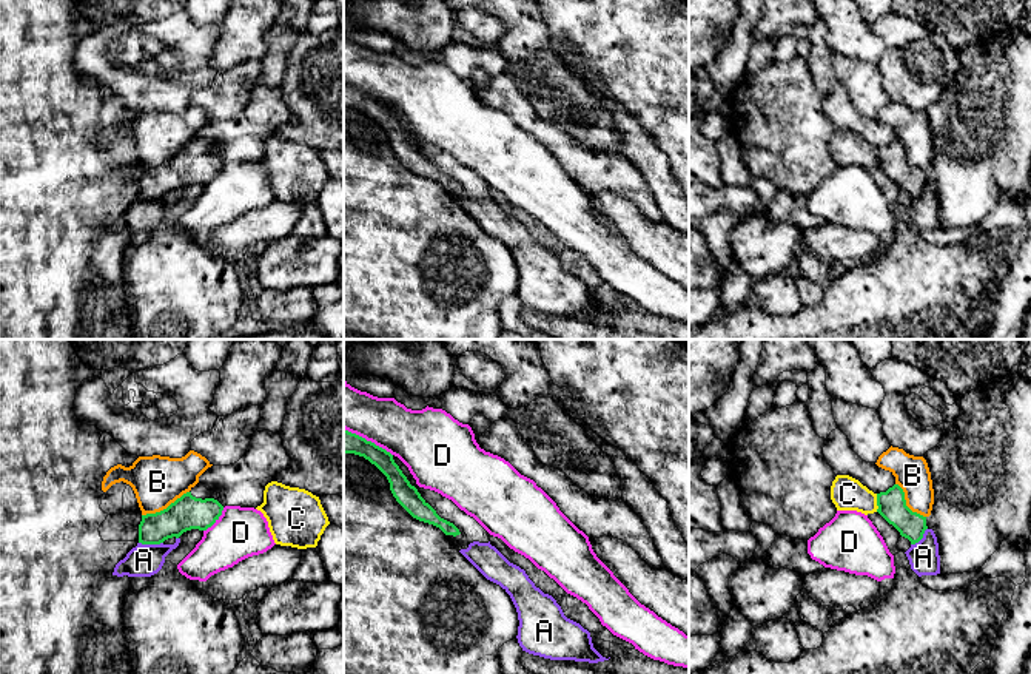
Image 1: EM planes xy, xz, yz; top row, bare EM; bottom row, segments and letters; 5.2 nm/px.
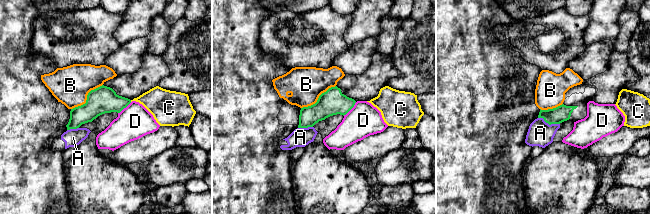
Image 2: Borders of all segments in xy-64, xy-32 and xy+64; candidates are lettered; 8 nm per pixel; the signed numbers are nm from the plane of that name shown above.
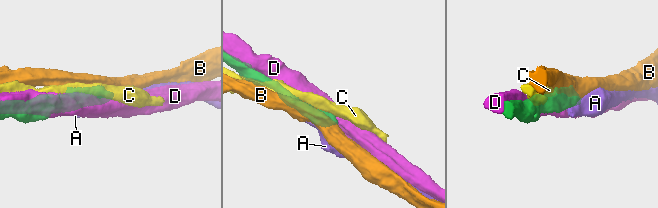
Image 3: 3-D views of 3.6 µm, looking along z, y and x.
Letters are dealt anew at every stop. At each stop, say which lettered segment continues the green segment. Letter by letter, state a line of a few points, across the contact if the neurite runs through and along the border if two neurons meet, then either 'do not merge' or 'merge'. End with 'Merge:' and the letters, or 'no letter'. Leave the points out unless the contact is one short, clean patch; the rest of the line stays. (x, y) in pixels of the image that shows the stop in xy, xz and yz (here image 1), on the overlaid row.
A: line xy (139, 542), (162, 543); do not merge
B: do not merge
C: do not merge
D: do not merge
Merge: no letter

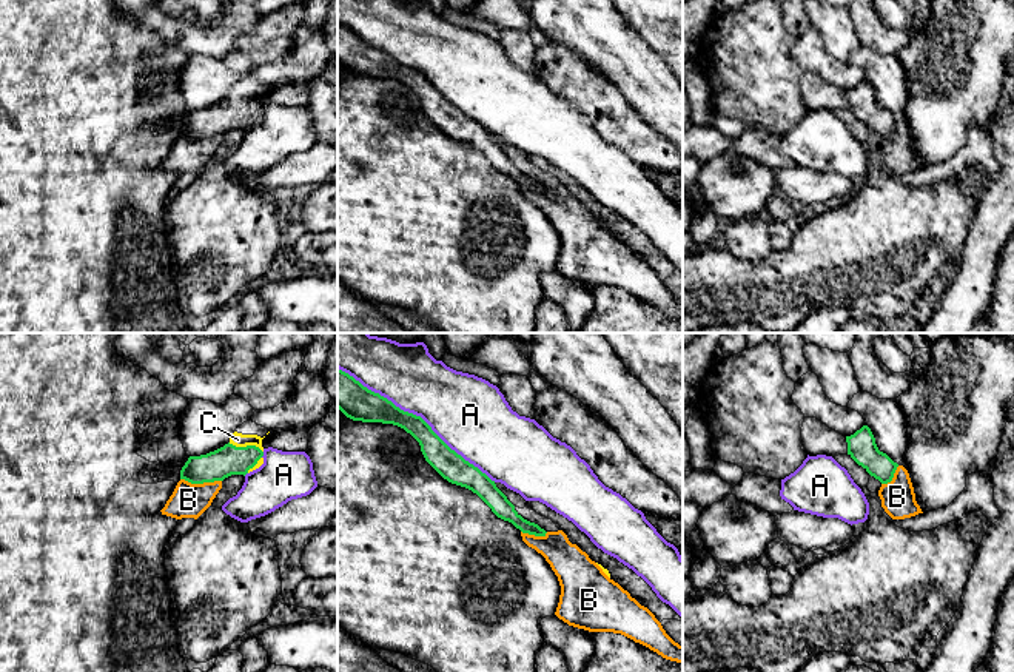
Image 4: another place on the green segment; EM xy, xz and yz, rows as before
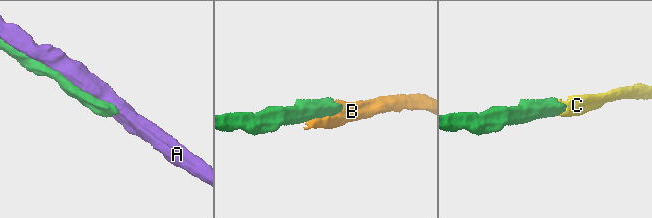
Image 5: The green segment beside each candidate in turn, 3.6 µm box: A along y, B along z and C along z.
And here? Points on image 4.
A: do not merge
B: line xy (181, 478), (190, 483), (221, 481); do not merge
C: line xy (216, 466), (235, 458), (247, 446), (238, 440); merge
Merge: C

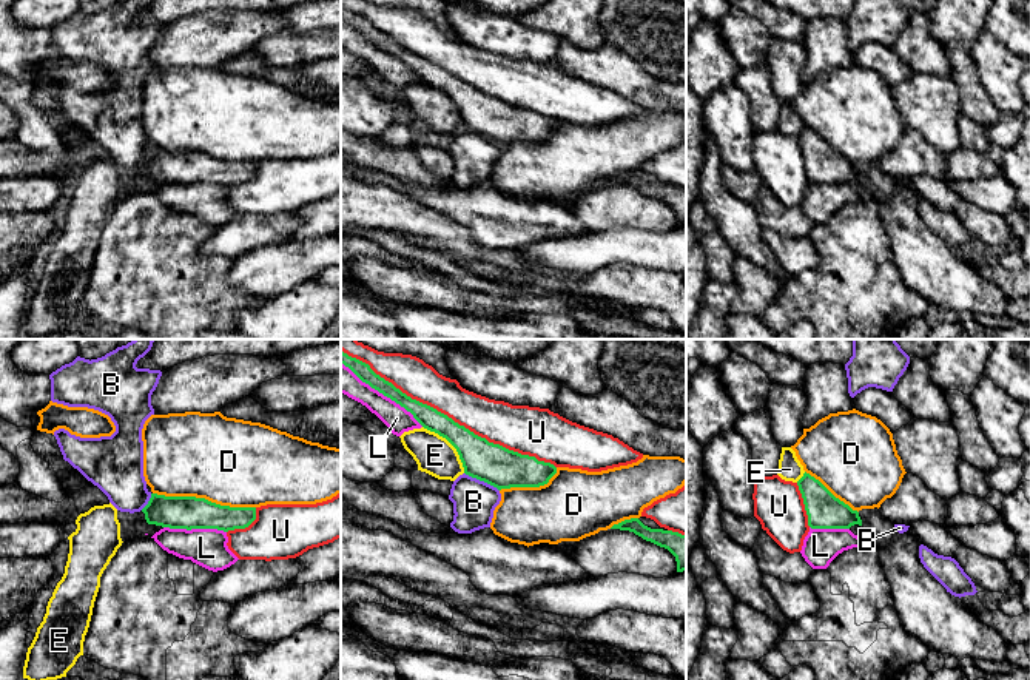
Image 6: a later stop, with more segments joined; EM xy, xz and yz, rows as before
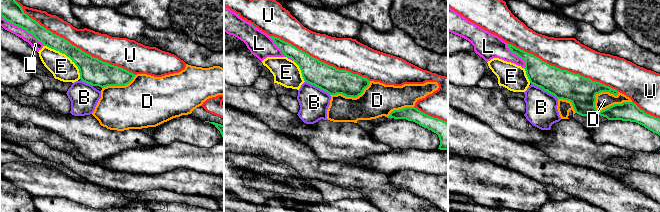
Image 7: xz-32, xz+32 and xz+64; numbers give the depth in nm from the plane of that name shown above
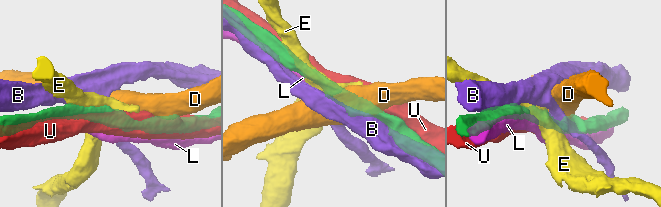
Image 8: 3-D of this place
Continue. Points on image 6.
B: do not merge
D: do not merge
E: do not merge
L: do not merge
U: do not merge
Merge: no letter

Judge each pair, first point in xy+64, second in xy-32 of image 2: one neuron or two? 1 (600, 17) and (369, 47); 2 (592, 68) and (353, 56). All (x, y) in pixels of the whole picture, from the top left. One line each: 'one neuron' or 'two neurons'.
1: two neurons
2: one neuron

